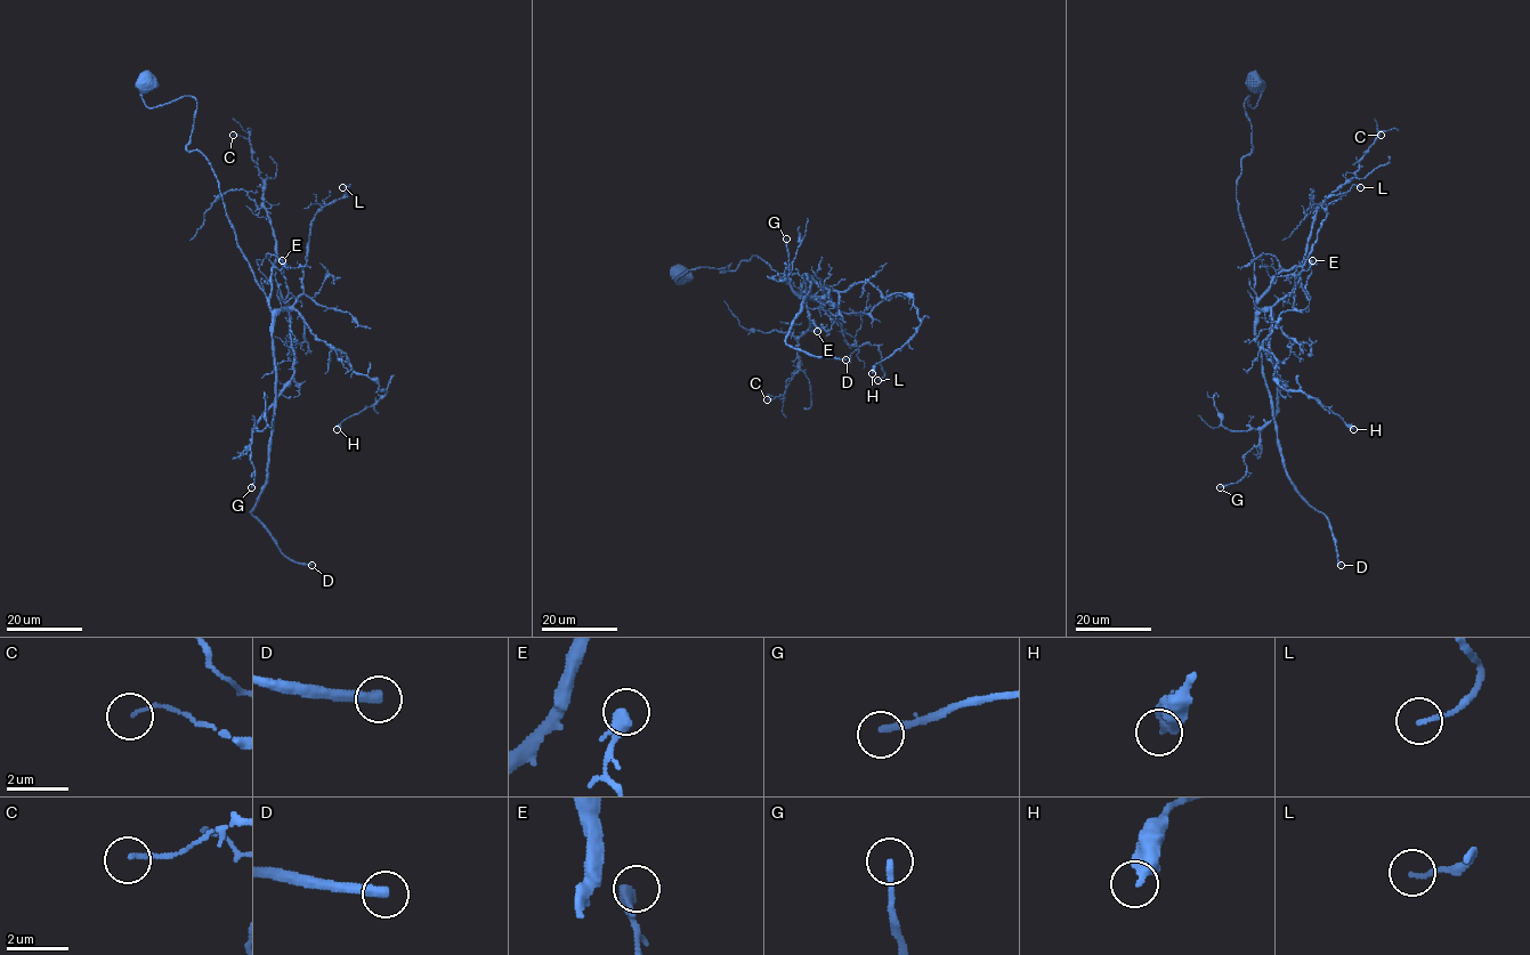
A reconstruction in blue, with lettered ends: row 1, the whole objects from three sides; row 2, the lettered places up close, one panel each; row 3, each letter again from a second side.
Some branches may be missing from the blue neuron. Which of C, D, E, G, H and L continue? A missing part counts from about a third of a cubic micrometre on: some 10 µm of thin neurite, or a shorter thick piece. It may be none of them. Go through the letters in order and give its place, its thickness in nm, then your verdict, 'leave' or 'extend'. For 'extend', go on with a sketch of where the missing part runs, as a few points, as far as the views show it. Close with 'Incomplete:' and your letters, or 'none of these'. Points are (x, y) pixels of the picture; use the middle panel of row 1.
C: place (767, 399); calibre 120 nm; leave
D: place (846, 359); calibre 360 nm; extend
E: place (817, 331); calibre 400 nm; leave
G: place (786, 239); calibre 190 nm; extend; course (786, 239), (774, 167), (776, 111), (770, 107)
H: place (872, 373); calibre 360 nm; leave
L: place (877, 380); calibre 150 nm; leave
Incomplete: D, G

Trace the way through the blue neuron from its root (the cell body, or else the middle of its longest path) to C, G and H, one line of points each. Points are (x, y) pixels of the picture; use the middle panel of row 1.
C: (679, 274), (734, 272), (755, 255), (803, 277), (811, 325), (799, 339), (799, 370), (767, 399)
G: (679, 274), (734, 272), (755, 255), (828, 294), (793, 289), (786, 239)
H: (679, 274), (734, 272), (755, 255), (826, 289), (868, 282), (883, 297), (908, 293), (920, 325), (872, 373)

